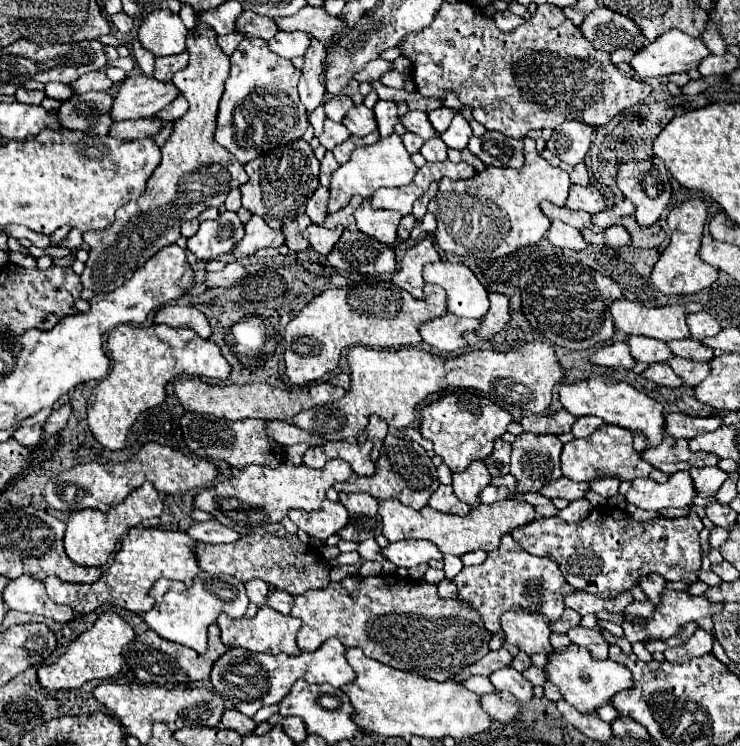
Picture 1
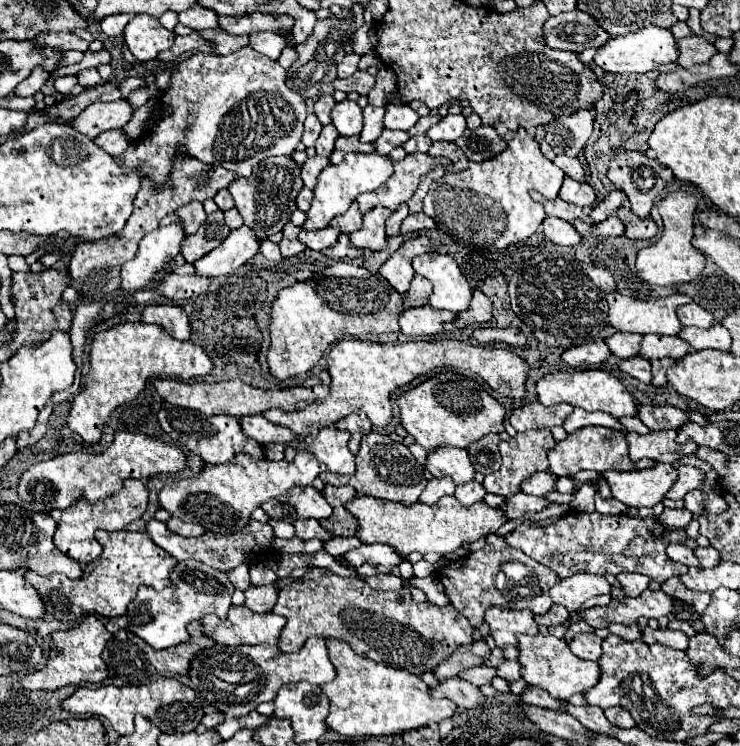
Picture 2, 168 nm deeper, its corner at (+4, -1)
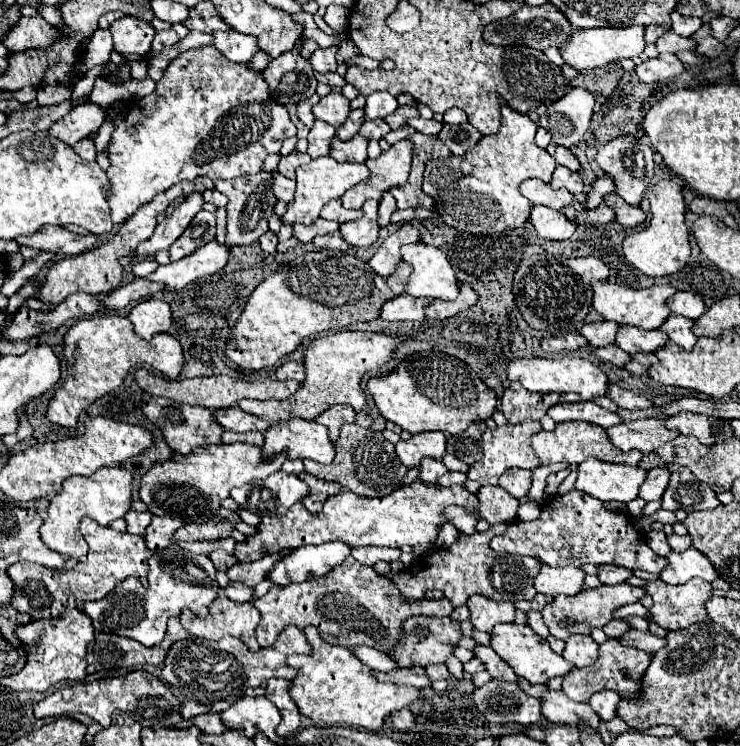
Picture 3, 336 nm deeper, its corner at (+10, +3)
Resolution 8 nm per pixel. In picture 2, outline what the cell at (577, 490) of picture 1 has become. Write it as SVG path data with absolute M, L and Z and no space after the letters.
M536 472L528 480L520 482L520 492L532 496L544 496L554 490L554 474L552 472Z

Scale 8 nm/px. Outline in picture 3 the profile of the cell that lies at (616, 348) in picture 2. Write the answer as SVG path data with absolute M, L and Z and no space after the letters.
M594 322L594 324L586 324L580 328L580 334L588 340L590 346L600 348L600 346L610 346L616 344L616 330L620 326L616 322Z

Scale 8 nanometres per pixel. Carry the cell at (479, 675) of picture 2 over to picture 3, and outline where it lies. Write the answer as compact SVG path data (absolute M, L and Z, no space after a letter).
M430 664L430 666L426 668L426 672L428 672L430 680L448 680L448 678L452 676L446 664Z

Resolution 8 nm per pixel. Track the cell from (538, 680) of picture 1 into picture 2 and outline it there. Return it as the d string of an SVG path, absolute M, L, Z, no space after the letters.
M504 660L496 666L496 676L508 680L508 682L516 682L520 680L520 668L518 668L518 662L510 662L510 660Z

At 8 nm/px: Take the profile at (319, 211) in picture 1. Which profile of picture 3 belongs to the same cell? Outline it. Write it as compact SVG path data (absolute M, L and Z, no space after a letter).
M276 174L274 178L274 184L272 184L272 190L274 194L278 194L280 200L284 202L290 202L294 198L294 190L296 190L296 182L294 180L288 180L284 178L282 174Z

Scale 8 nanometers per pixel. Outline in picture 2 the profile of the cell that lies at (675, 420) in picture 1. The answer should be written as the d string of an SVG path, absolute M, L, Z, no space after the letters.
M638 404L638 418L650 428L650 430L678 430L688 422L688 416L684 410L674 406L650 406L650 404Z

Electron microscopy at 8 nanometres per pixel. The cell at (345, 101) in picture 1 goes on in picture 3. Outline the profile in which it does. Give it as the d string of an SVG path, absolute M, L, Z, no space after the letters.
M314 94L312 98L308 98L308 100L304 100L304 102L298 104L298 118L300 118L308 128L316 122L316 118L314 118L314 114L312 114L312 106L314 106L318 100L320 100L320 96Z

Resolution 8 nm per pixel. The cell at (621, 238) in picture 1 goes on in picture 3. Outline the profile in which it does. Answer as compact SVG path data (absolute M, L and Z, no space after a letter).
M598 206L596 210L584 210L582 214L576 216L578 224L588 224L588 222L600 222L600 224L610 224L614 222L614 210L610 210L608 206Z

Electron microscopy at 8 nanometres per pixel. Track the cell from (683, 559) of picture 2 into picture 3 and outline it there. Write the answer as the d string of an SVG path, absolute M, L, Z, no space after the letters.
M652 530L652 532L648 532L648 536L646 536L646 542L648 542L648 546L656 552L656 554L660 554L660 556L668 556L670 552L672 552L672 548L668 546L668 540L666 540L666 534L660 530L660 532L656 532L656 530Z

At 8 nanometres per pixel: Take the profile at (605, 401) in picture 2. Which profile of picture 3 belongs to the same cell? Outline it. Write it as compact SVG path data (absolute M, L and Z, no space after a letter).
M518 358L508 366L508 378L520 382L526 390L536 394L552 394L552 392L574 392L580 394L582 400L594 400L596 396L608 394L608 376L590 360L584 358Z

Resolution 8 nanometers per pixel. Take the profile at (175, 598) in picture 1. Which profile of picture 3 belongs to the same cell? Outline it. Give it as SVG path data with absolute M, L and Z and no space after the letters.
M170 546L160 554L152 554L148 564L148 588L144 588L138 578L126 578L106 598L84 604L84 612L92 618L98 632L110 632L134 638L144 646L156 646L164 640L170 616L178 616L184 608L190 608L198 616L208 616L208 606L216 600L220 590L214 562L208 556L184 556L180 546Z

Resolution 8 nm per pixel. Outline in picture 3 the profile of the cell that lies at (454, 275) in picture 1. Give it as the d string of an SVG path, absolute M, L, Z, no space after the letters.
M424 242L402 246L402 258L414 266L406 294L430 300L456 300L460 284L446 254Z

